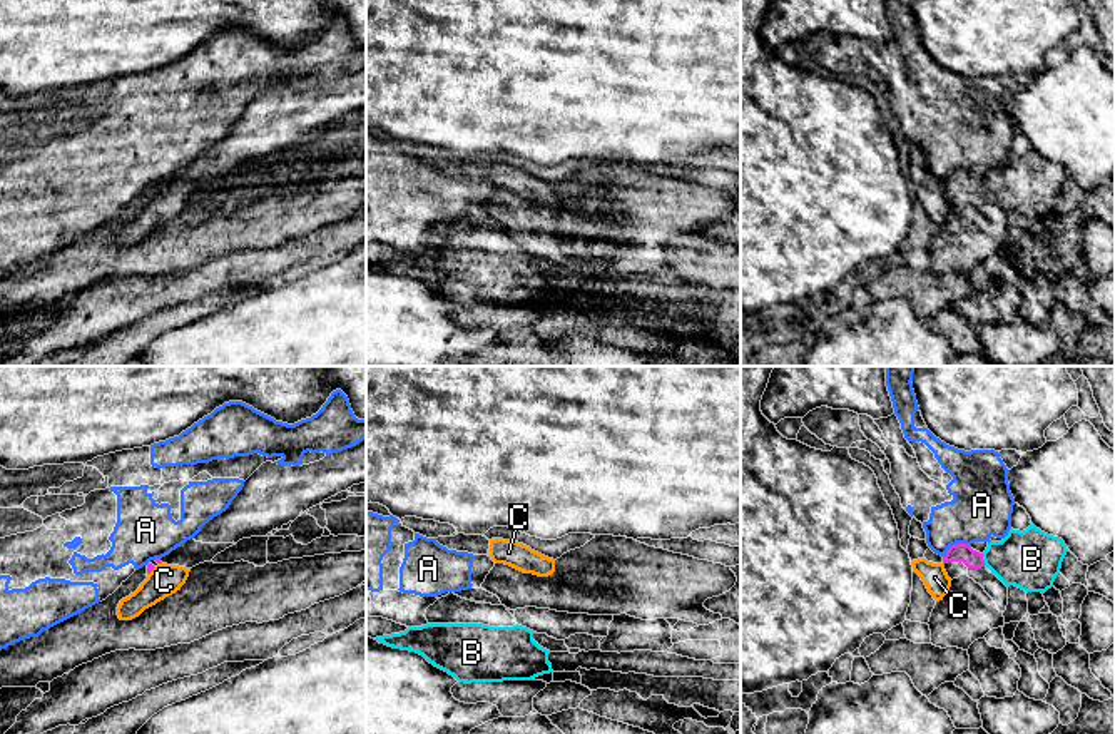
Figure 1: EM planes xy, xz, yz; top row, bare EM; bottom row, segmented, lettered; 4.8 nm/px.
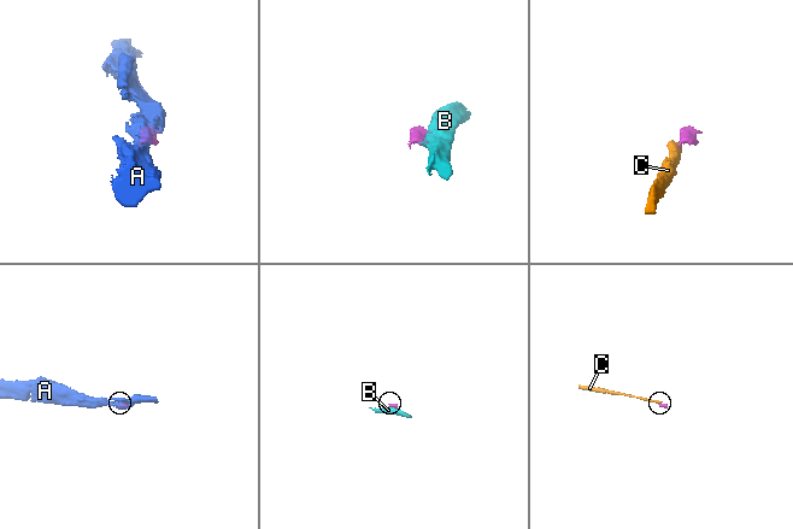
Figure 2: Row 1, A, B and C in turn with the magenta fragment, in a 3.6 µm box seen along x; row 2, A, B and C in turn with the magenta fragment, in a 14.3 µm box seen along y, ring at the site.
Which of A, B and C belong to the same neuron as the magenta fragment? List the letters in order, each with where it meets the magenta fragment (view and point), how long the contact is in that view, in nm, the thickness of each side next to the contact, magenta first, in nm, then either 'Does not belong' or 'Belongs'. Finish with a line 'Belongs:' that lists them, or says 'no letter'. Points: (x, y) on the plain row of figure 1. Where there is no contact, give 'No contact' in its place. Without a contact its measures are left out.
A: Touches magenta at yz (957, 169). Shared border 150 nm. Thickness 90 nm (magenta) against 300 nm. Does not belong
B: Touches magenta at yz (983, 186). Shared border 70 nm. Thickness 90 nm (magenta) against 280 nm. Does not belong
C: Touches magenta at xy (151, 196). Shared border 60 nm. Thickness 40 nm (magenta) against 150 nm. Does not belong
Belongs: no letter

